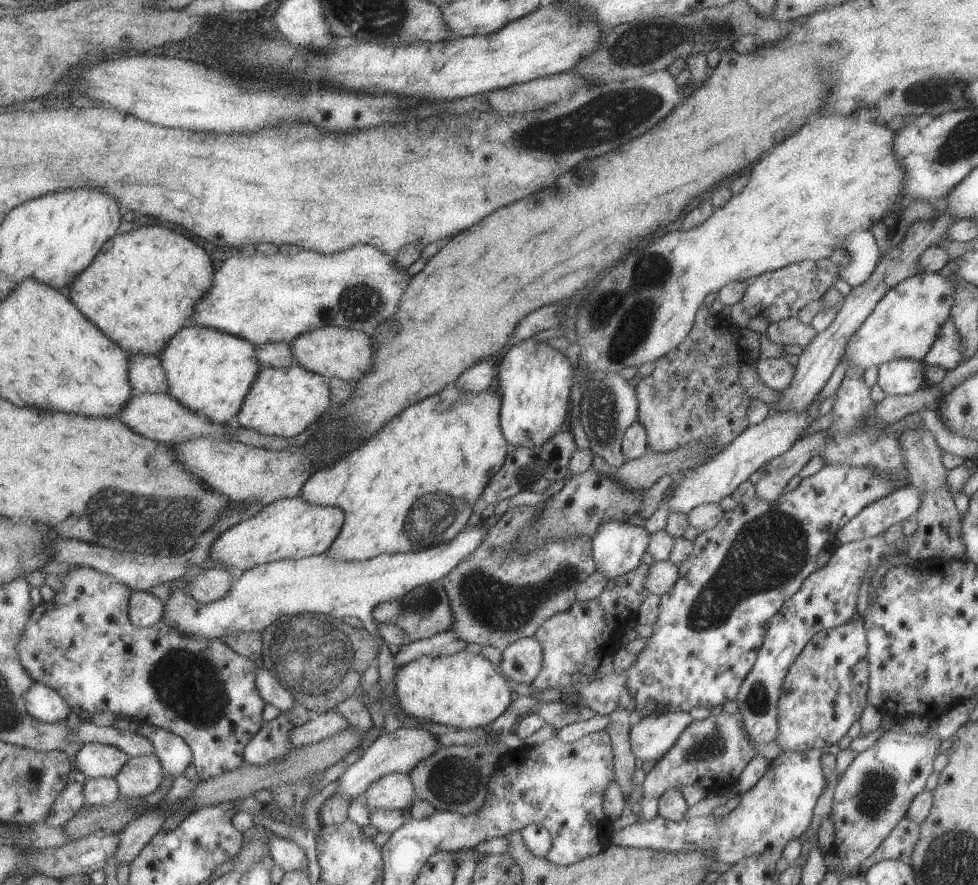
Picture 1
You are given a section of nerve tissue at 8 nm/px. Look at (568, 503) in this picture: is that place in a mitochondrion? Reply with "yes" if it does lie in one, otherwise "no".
no

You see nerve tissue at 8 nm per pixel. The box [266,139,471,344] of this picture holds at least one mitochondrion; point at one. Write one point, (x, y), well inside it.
(357, 302)

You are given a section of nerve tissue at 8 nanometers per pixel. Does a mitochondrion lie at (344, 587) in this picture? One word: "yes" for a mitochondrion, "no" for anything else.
no

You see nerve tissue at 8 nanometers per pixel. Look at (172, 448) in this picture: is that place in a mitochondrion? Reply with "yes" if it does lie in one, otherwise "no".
no

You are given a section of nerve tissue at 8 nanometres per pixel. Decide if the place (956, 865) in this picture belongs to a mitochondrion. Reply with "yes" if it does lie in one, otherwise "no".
yes

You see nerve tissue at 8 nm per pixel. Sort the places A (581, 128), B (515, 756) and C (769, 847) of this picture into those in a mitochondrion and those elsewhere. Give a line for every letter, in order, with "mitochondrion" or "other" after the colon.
A: mitochondrion
B: other
C: other

